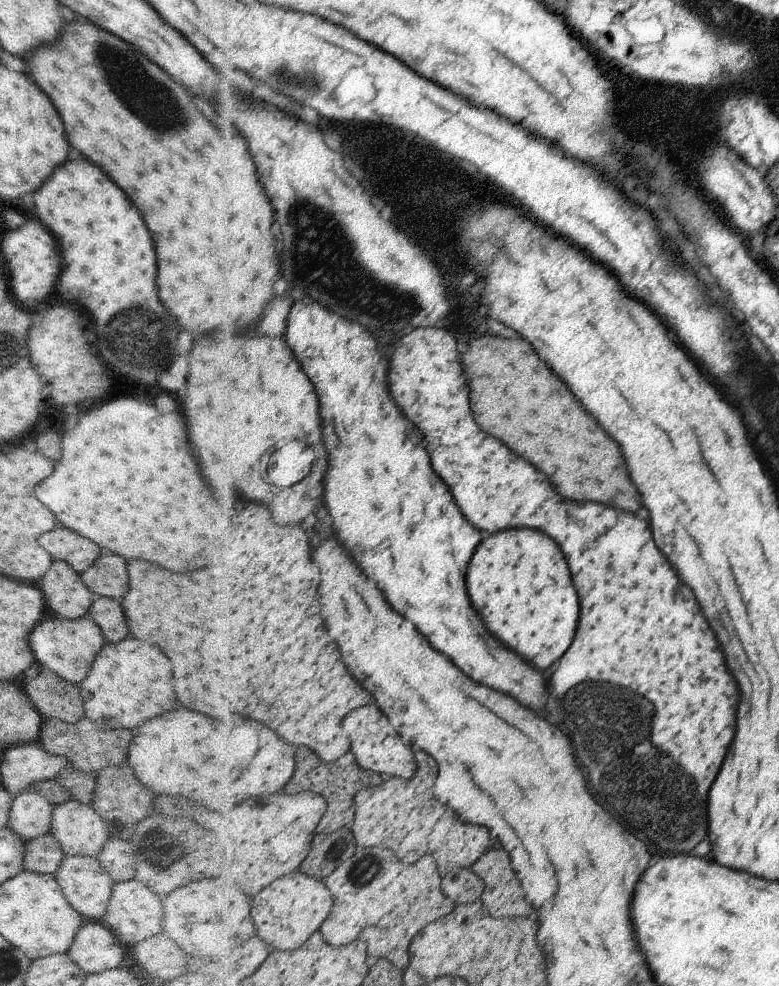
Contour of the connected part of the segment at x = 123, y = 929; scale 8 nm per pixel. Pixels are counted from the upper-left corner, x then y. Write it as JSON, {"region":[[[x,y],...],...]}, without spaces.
{"region":[[[135,878],[112,887],[112,894],[106,914],[100,922],[108,927],[126,946],[131,949],[135,944],[163,932],[163,906],[161,898],[148,886]]]}

